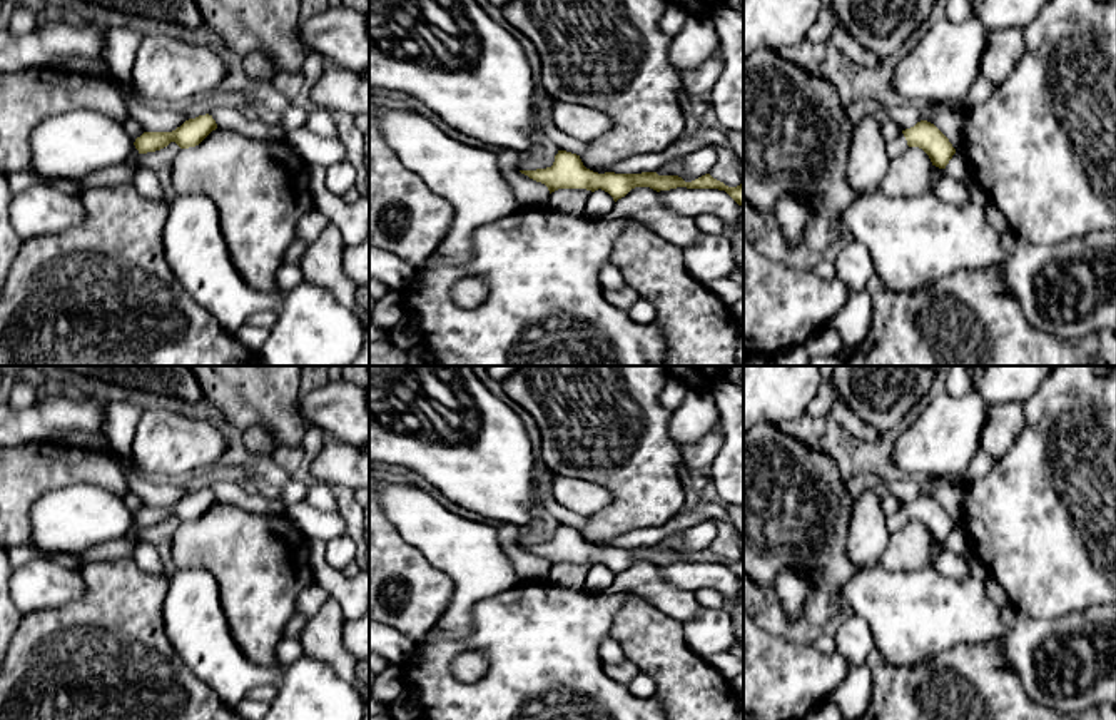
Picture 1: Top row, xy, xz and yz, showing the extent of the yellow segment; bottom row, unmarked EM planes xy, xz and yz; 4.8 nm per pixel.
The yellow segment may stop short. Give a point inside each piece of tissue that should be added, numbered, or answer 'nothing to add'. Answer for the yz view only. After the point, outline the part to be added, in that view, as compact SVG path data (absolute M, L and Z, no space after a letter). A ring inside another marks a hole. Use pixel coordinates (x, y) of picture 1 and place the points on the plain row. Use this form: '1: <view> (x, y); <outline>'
1: yz (899, 520); M900 508L895 515L887 516L885 525L889 528L889 533L894 535L900 528L904 528L909 523L907 515L904 508Z

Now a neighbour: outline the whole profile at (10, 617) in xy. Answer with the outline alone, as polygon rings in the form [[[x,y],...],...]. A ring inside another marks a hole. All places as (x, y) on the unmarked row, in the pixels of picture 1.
[[[0,545],[0,667],[8,652],[12,636],[18,630],[23,613],[10,598],[10,578],[13,566],[8,560],[7,548]]]

